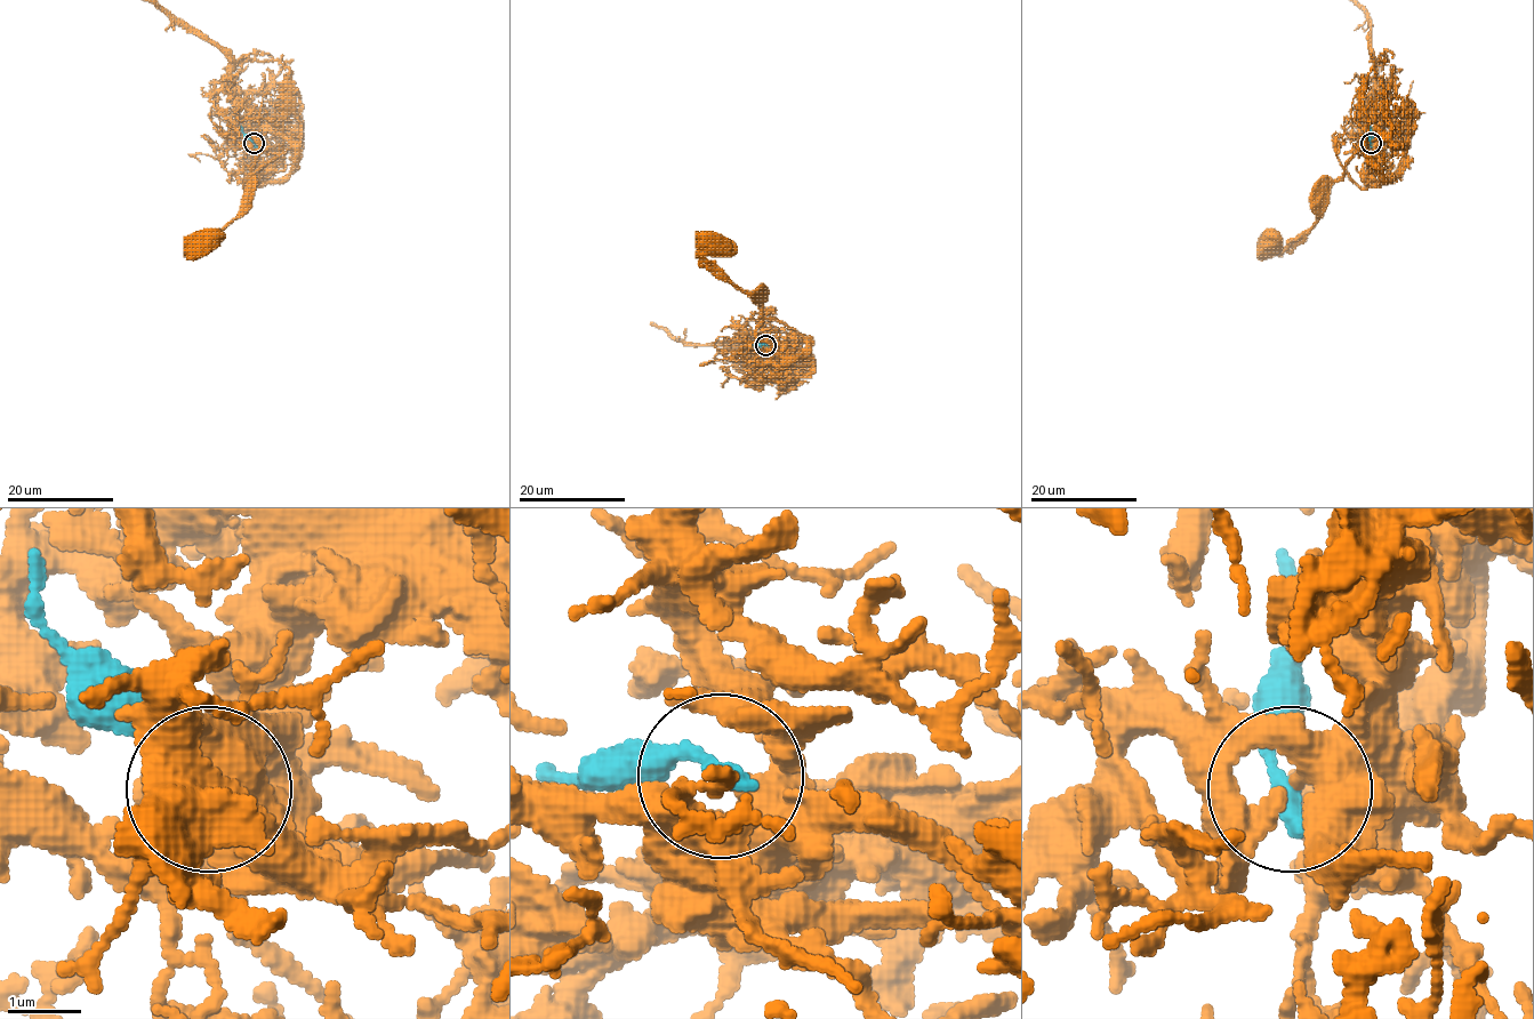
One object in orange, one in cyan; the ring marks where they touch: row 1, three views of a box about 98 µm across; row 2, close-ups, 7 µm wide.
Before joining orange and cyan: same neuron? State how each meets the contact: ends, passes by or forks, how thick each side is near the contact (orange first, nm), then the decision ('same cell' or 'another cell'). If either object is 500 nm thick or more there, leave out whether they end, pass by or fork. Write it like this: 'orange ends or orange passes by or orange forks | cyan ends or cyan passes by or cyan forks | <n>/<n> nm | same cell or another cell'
orange passes by | cyan ends | 360/280 nm | another cell

